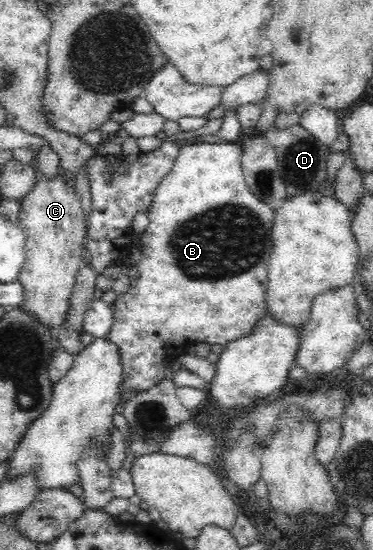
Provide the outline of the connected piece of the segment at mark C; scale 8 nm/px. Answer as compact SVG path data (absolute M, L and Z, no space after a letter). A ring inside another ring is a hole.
M38 173L37 180L32 190L21 200L19 225L25 234L26 258L20 269L17 281L24 290L24 301L20 301L19 310L26 311L27 314L35 316L40 324L45 324L51 328L53 336L56 329L60 329L67 320L72 309L72 290L74 290L78 269L82 266L82 242L84 238L84 218L80 210L78 196L74 194L72 188L64 186L64 178L48 177Z

